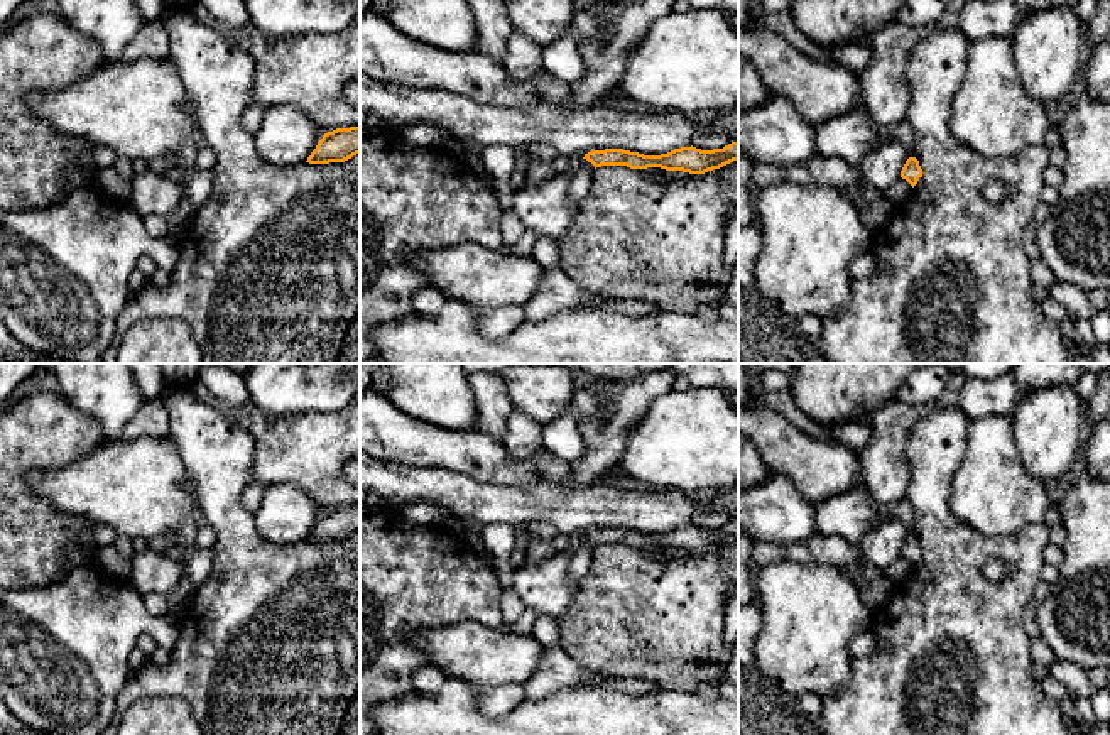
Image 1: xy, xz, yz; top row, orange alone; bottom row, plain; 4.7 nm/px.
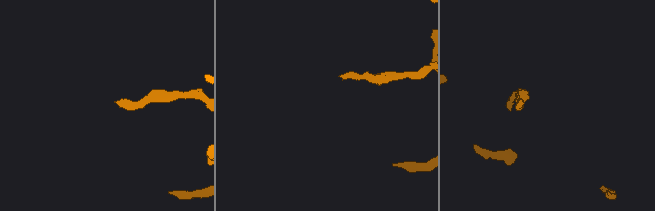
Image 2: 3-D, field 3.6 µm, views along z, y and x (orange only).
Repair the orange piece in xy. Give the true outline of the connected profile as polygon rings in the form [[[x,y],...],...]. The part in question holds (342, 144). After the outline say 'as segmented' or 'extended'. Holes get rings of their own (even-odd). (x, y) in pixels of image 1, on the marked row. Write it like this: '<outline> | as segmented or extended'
[[[360,127],[336,128],[323,135],[306,162],[345,162],[360,154]]] | as segmented

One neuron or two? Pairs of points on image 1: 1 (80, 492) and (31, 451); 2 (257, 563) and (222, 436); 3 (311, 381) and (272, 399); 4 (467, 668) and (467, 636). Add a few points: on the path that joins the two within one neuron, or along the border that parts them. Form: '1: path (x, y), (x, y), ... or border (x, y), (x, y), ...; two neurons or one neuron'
1: border (87, 451), (59, 467), (32, 468), (27, 485); two neurons
2: path (235, 531), (222, 507), (222, 468); one neuron
3: path (301, 381), (291, 381), (282, 389); one neuron
4: path (467, 659), (467, 644); one neuron

